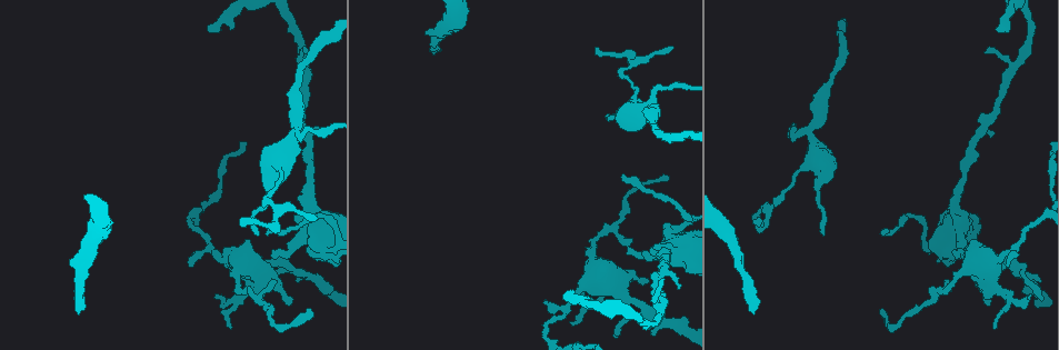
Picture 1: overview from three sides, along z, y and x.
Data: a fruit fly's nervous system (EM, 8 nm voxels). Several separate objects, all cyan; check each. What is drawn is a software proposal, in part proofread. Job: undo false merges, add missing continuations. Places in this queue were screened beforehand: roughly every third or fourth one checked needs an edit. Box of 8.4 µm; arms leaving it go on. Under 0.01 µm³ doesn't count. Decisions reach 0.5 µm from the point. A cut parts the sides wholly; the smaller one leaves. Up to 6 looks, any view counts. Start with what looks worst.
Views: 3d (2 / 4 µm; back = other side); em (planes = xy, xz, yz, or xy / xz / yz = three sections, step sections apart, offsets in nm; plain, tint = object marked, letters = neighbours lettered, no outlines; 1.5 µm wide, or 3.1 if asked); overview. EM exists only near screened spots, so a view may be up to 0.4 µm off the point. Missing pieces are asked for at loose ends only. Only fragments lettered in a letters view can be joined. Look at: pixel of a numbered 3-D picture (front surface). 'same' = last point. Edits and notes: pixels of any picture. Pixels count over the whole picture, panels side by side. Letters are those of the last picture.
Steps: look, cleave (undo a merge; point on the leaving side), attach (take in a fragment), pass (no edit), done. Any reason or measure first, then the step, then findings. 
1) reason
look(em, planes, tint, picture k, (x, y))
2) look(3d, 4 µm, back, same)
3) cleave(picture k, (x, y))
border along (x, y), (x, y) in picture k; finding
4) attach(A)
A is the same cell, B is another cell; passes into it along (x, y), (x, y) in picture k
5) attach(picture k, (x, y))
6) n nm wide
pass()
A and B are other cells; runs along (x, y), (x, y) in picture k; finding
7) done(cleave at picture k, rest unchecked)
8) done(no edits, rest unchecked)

look(3d, 4 µm, picture 1, (999, 27))

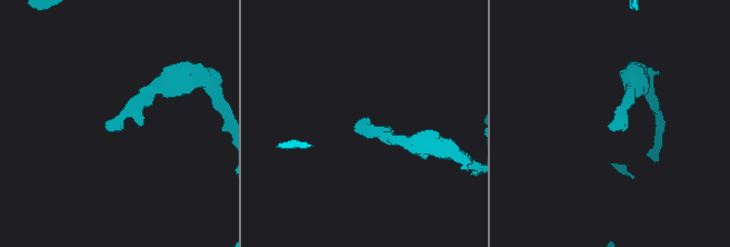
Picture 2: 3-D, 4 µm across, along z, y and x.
look(em, xy, step 8, tint, picture 2, (106, 123))

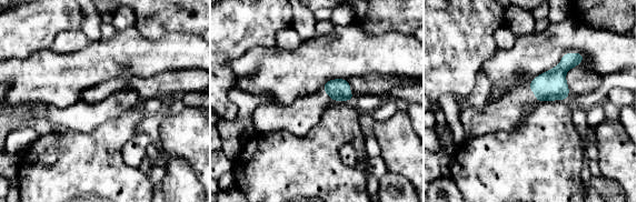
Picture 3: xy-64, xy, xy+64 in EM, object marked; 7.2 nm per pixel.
look(em, planes, letters, same)

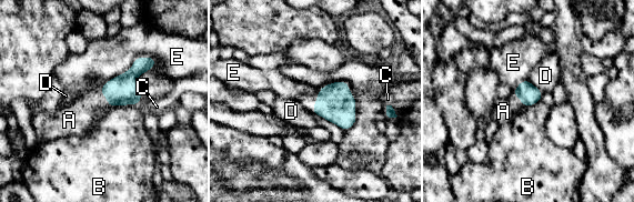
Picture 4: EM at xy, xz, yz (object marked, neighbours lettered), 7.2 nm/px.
E touches over 340 nm
attach(A)
A is the same cell, B, C, D and E are other cells; the cell continues

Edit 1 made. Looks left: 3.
redraw
look(overview)

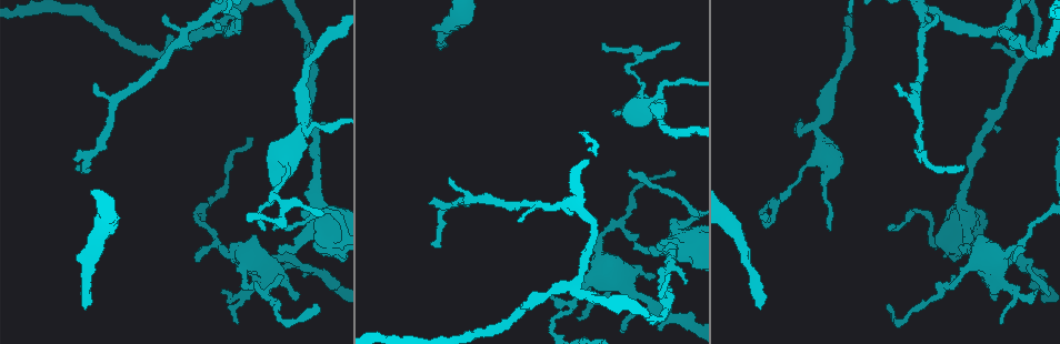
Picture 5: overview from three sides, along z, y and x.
stops while still wide
look(3d, 4 µm, picture 5, (314, 247))

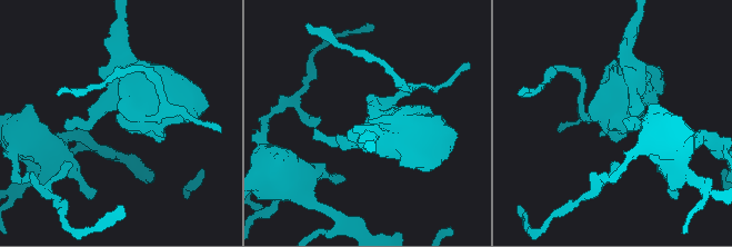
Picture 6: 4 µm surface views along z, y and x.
look(em, planes, letters, picture 6, (366, 120))

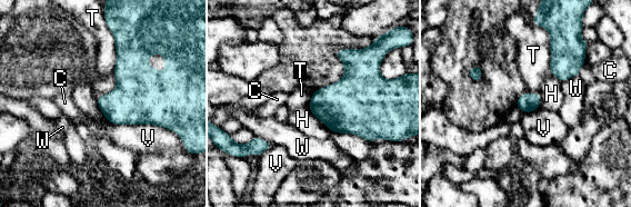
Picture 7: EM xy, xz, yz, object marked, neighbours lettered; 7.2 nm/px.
pass()
C, H, T, V and W are other cells; border along (107, 26), (114, 43), (113, 72) in picture 7; none of them fits

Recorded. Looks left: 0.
done(attach at picture 4, rest unchecked)

